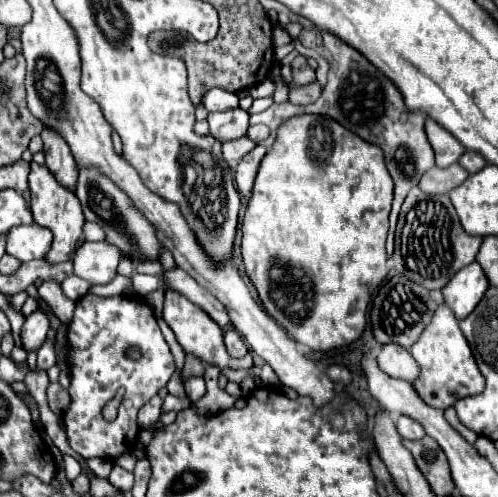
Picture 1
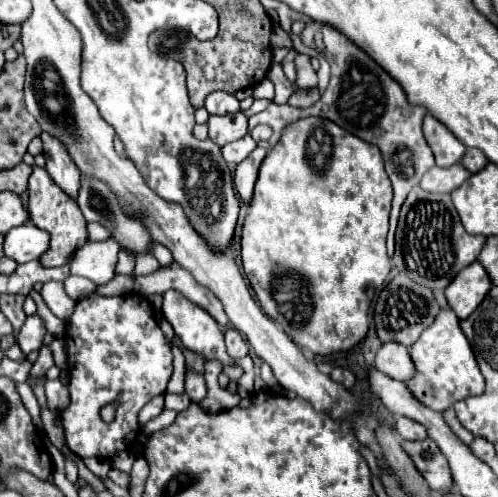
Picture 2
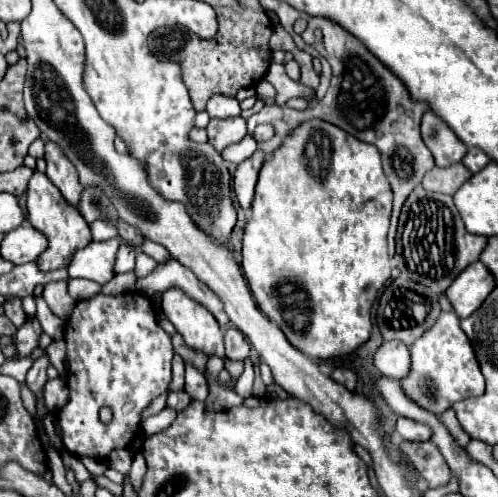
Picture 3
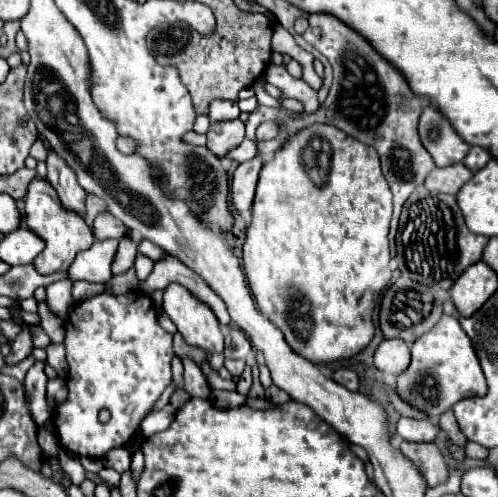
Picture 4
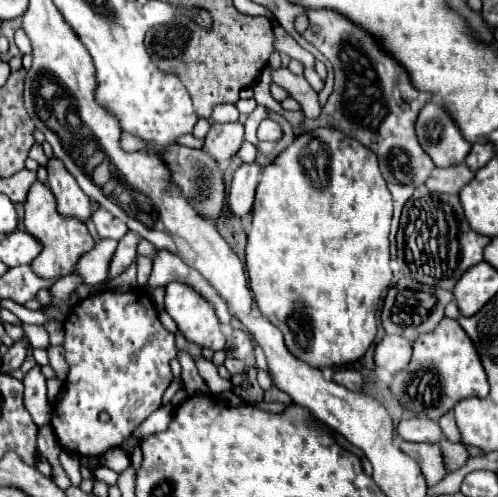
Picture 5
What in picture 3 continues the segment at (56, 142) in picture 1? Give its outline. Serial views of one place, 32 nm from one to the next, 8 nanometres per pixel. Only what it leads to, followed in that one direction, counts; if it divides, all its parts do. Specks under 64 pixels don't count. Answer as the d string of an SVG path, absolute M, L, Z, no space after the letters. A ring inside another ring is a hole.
M40 136L46 144L46 174L48 178L58 186L58 190L62 192L62 196L78 206L78 200L80 200L80 192L82 192L82 184L80 184L80 178L76 176L76 168L74 164L70 164L68 156L64 156L64 152L60 152L60 146L52 144L48 140L48 136Z

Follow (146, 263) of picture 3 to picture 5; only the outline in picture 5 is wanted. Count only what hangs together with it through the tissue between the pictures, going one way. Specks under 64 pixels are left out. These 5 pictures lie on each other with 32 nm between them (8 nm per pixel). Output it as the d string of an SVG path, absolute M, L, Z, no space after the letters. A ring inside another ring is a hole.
M138 256L136 258L136 268L138 268L138 284L144 286L148 280L148 274L152 270L152 260L146 256Z

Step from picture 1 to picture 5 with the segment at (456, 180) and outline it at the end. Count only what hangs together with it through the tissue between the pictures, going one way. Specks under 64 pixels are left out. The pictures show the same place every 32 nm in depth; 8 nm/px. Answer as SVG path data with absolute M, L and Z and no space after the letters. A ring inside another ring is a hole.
M456 164L450 168L434 168L426 180L426 188L432 192L458 194L464 184L474 178L474 172L466 168L466 164Z

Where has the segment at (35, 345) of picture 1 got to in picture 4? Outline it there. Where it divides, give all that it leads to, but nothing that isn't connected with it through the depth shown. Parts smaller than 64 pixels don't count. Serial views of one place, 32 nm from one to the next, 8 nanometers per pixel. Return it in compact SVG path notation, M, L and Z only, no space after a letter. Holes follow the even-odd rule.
M22 326L20 334L18 334L16 340L12 342L12 354L6 358L6 362L8 362L8 364L16 364L16 362L24 360L32 350L34 350L32 330L30 330L30 326Z

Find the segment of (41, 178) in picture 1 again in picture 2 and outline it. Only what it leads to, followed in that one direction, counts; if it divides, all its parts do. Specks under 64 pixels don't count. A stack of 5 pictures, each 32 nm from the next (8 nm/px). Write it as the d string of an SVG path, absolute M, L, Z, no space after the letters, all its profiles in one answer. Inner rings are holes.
M32 166L30 174L30 186L28 186L28 212L32 224L36 224L42 230L50 232L50 248L48 252L40 258L44 266L62 266L72 260L74 252L88 242L86 238L86 220L78 208L78 202L72 200L62 188L56 188L56 182L44 172L40 166Z

